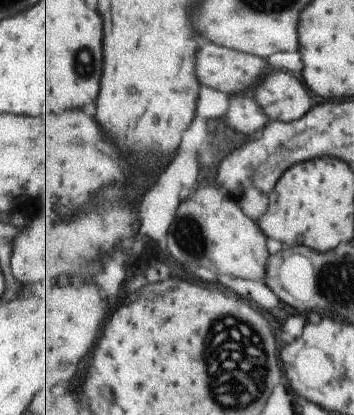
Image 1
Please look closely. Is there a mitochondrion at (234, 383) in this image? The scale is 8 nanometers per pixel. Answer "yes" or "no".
yes

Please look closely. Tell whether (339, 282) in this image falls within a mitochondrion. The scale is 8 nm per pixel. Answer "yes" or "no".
yes

